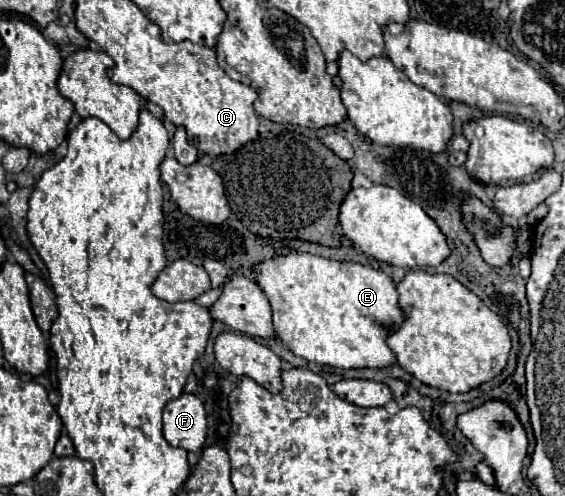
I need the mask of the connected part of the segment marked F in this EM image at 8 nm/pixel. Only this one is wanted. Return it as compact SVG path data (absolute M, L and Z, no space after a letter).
M181 395L165 405L163 435L169 445L199 453L207 439L207 413L195 395Z

